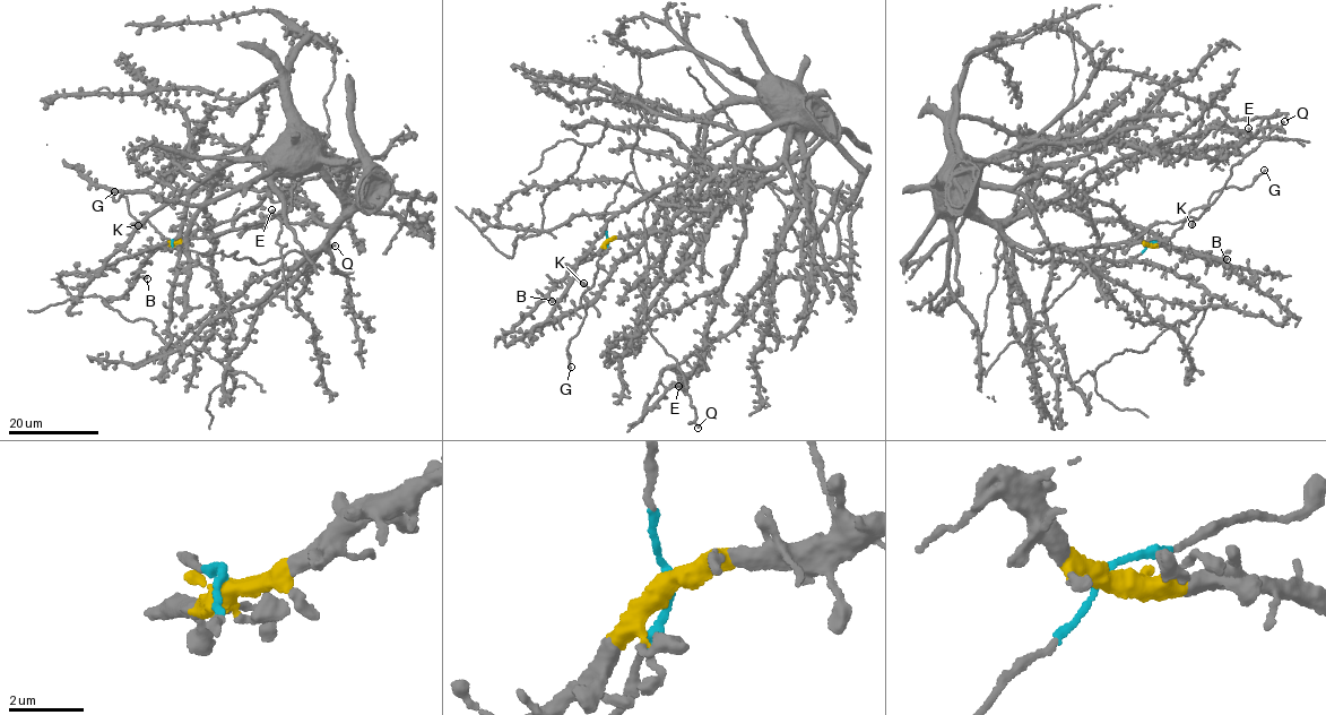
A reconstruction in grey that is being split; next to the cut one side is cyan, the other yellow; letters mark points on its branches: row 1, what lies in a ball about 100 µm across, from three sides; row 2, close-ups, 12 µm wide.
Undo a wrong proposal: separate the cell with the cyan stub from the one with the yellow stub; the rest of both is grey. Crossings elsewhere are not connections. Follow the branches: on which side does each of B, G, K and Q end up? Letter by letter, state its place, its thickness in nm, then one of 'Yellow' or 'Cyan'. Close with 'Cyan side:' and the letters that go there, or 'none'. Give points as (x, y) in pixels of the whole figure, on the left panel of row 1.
B: Place: (147, 278). Thickness 480 nm. Yellow
G: Place: (114, 191). Thickness 240 nm. Cyan
K: Place: (138, 225). Thickness 320 nm. Cyan
Q: Place: (335, 246). Thickness 160 nm. Cyan
Cyan side: G, K, Q

